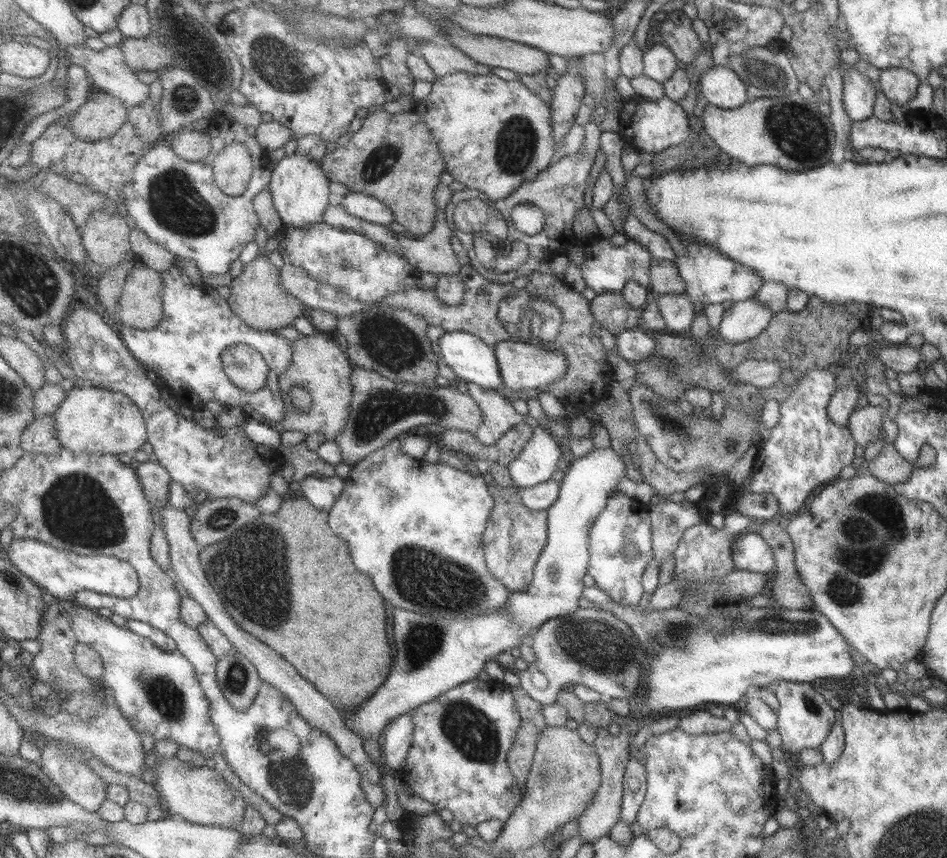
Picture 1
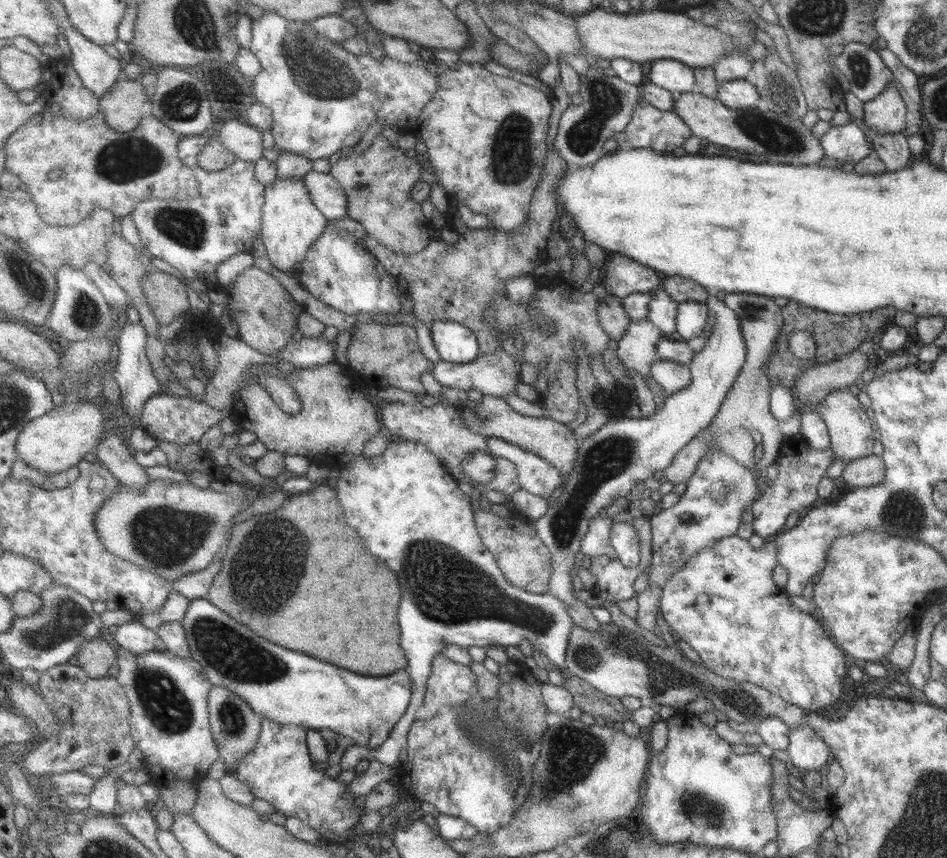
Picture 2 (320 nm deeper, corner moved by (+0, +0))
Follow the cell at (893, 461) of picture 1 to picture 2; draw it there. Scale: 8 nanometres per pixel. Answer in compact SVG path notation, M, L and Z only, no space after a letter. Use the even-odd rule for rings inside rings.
M871 454L846 461L841 471L841 478L848 488L871 488L881 482L884 472L882 457Z

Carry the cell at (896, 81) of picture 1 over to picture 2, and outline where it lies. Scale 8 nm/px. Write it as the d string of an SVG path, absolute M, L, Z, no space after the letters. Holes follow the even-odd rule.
M887 85L873 100L863 102L862 120L869 134L903 132L906 106L895 87Z

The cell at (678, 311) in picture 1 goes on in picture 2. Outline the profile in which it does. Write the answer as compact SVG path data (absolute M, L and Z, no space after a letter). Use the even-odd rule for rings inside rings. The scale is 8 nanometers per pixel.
M661 288L651 292L651 296L646 319L668 336L676 330L675 317L678 303L669 298Z

